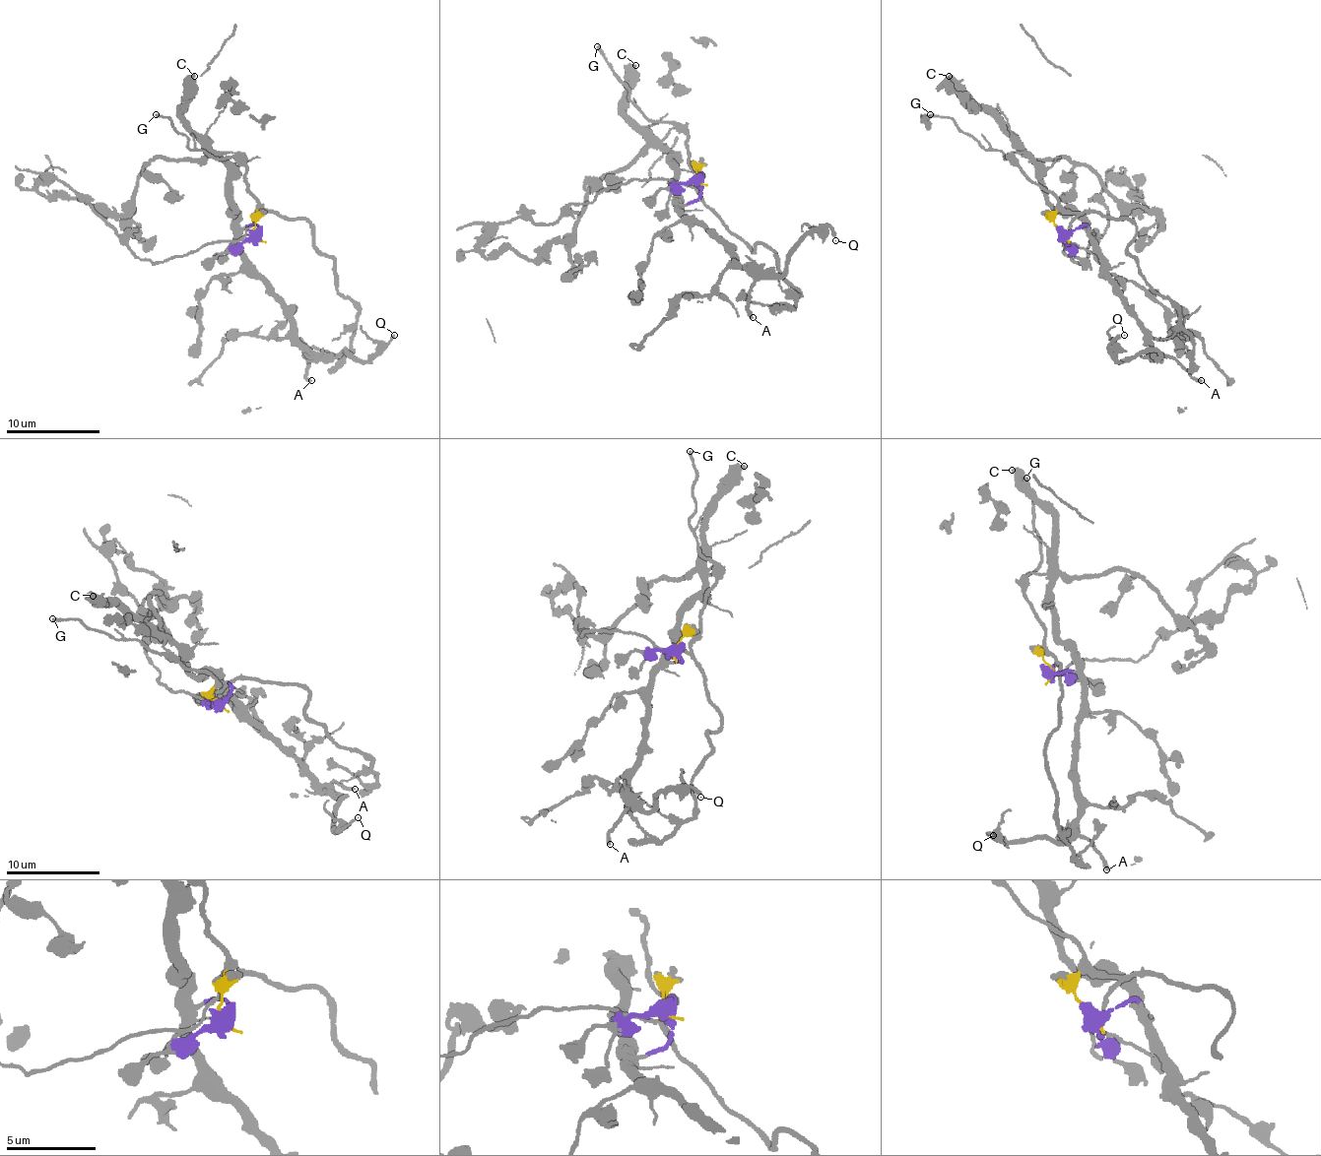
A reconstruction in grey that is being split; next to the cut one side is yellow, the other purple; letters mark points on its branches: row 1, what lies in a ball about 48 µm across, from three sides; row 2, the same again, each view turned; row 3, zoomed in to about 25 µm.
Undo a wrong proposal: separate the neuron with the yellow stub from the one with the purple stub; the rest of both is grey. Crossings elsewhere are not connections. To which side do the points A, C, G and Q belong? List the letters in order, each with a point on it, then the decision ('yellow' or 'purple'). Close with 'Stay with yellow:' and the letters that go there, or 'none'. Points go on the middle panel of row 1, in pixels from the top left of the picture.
A: place (753, 317); purple
C: place (635, 65); purple
G: place (597, 46); yellow
Q: place (835, 240); purple
Stay with yellow: G

